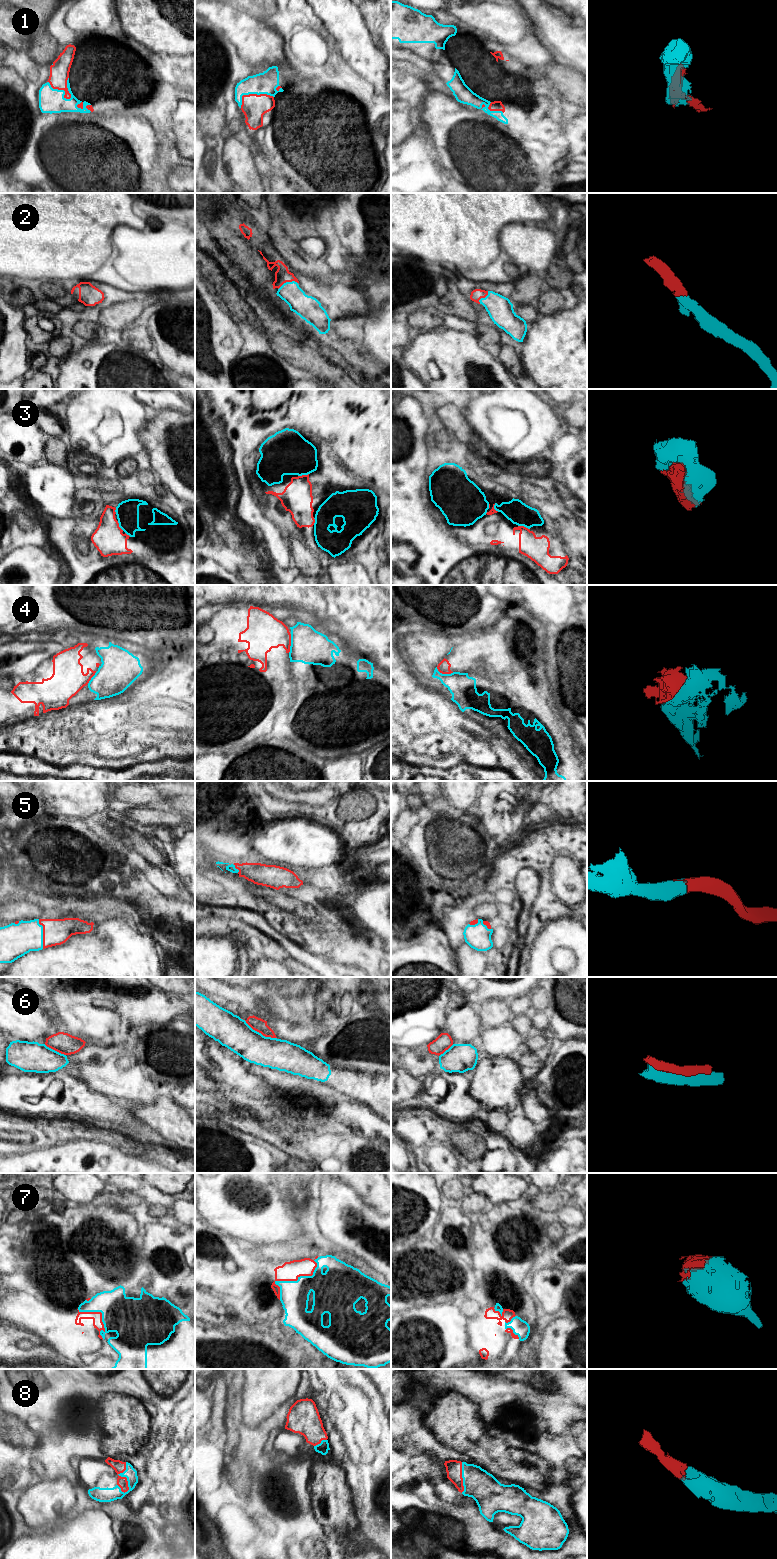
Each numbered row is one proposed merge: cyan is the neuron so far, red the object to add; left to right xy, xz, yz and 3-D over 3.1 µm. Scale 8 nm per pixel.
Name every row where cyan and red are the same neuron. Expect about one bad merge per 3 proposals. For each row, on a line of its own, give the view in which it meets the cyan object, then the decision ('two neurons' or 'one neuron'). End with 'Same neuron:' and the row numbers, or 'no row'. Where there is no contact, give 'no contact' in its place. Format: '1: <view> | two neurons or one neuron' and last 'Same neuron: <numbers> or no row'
1: xy | one neuron
2: xz | one neuron
3: yz | one neuron
4: xz | two neurons
5: xy | one neuron
6: xz | two neurons
7: xz | one neuron
8: xy | one neuron
Same neuron: 1, 2, 3, 5, 7, 8

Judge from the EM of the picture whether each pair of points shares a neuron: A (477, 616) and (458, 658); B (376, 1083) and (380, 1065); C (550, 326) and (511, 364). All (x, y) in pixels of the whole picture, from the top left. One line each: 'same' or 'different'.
A: different
B: different
C: different

